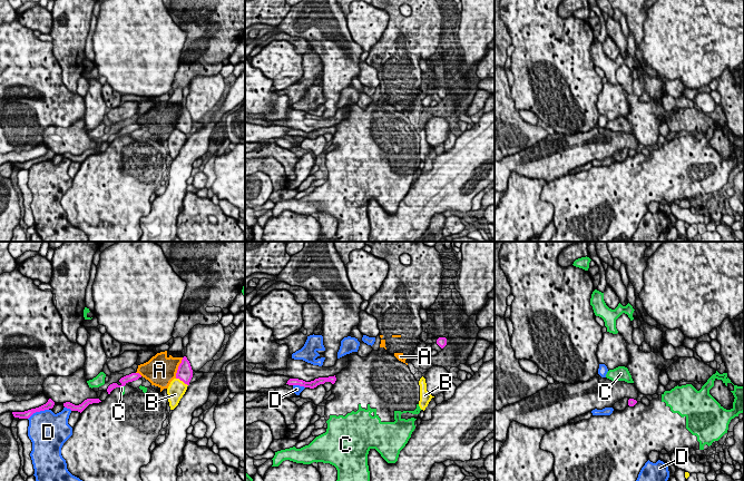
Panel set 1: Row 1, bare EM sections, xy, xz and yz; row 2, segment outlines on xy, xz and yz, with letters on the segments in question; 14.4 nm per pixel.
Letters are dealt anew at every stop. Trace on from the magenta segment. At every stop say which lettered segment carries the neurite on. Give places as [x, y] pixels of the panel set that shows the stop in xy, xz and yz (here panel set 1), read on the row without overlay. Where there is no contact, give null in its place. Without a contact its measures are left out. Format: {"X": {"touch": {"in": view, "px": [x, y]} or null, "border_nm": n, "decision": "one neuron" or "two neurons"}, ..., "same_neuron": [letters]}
{"A": {"touch": {"in": "xy", "px": [178, 118]}, "border_nm": 320, "decision": "two neurons"}, "B": {"touch": {"in": "xy", "px": [182, 130]}, "border_nm": 220, "decision": "two neurons"}, "C": {"touch": {"in": "xy", "px": [121, 136]}, "border_nm": 80, "decision": "two neurons"}, "D": {"touch": {"in": "xy", "px": [38, 162]}, "border_nm": 340, "decision": "two neurons"}, "same_neuron": []}

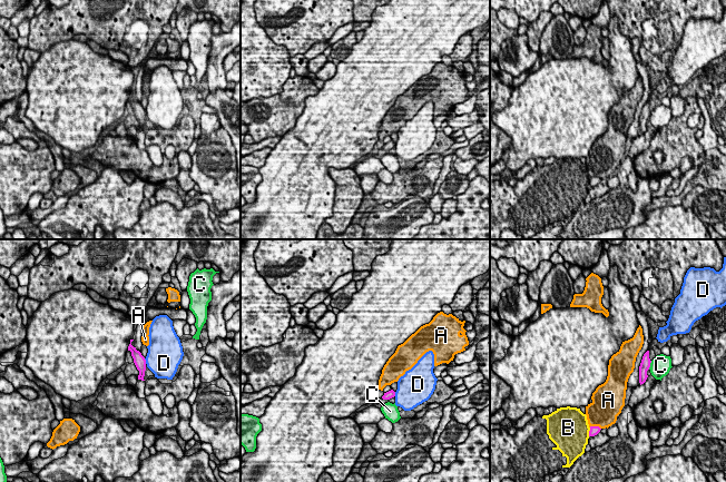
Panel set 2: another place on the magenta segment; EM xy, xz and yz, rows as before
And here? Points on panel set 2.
{"A": {"touch": {"in": "yz", "px": [595, 177]}, "border_nm": 180, "decision": "two neurons"}, "B": {"touch": {"in": "yz", "px": [589, 183]}, "border_nm": 130, "decision": "two neurons"}, "C": {"touch": {"in": "yz", "px": [649, 116]}, "border_nm": 140, "decision": "two neurons"}, "D": {"touch": {"in": "xy", "px": [145, 111]}, "border_nm": 90, "decision": "two neurons"}, "same_neuron": []}

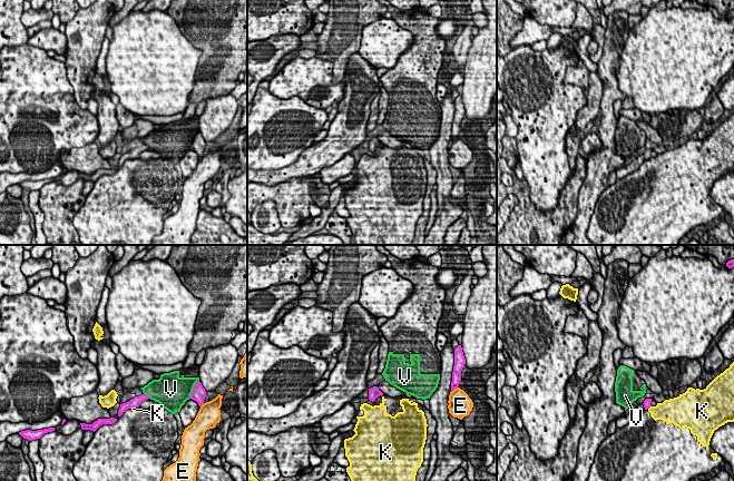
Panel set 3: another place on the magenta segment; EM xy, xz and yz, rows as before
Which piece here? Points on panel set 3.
{"E": {"touch": {"in": "xz", "px": [453, 139]}, "border_nm": 130, "decision": "two neurons"}, "K": {"touch": {"in": "yz", "px": [649, 157]}, "border_nm": 70, "decision": "two neurons"}, "V": {"touch": {"in": "xy", "px": [194, 139]}, "border_nm": 300, "decision": "two neurons"}, "same_neuron": []}

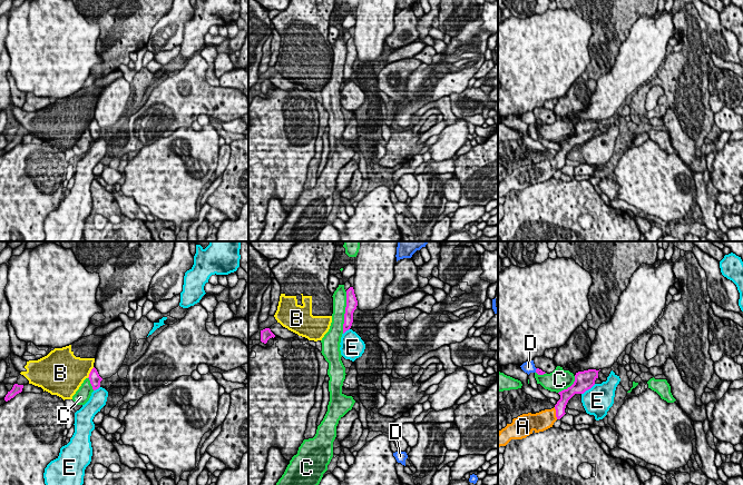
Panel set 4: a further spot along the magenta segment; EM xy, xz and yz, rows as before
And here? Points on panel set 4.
{"A": {"touch": {"in": "yz", "px": [556, 164]}, "border_nm": 180, "decision": "one neuron"}, "B": {"touch": {"in": "xy", "px": [90, 124]}, "border_nm": 190, "decision": "two neurons"}, "C": {"touch": {"in": "xz", "px": [345, 63]}, "border_nm": 600, "decision": "two neurons"}, "D": {"touch": {"in": "yz", "px": [536, 121]}, "border_nm": 70, "decision": "two neurons"}, "E": {"touch": {"in": "yz", "px": [588, 139]}, "border_nm": 260, "decision": "two neurons"}, "same_neuron": ["A"]}

